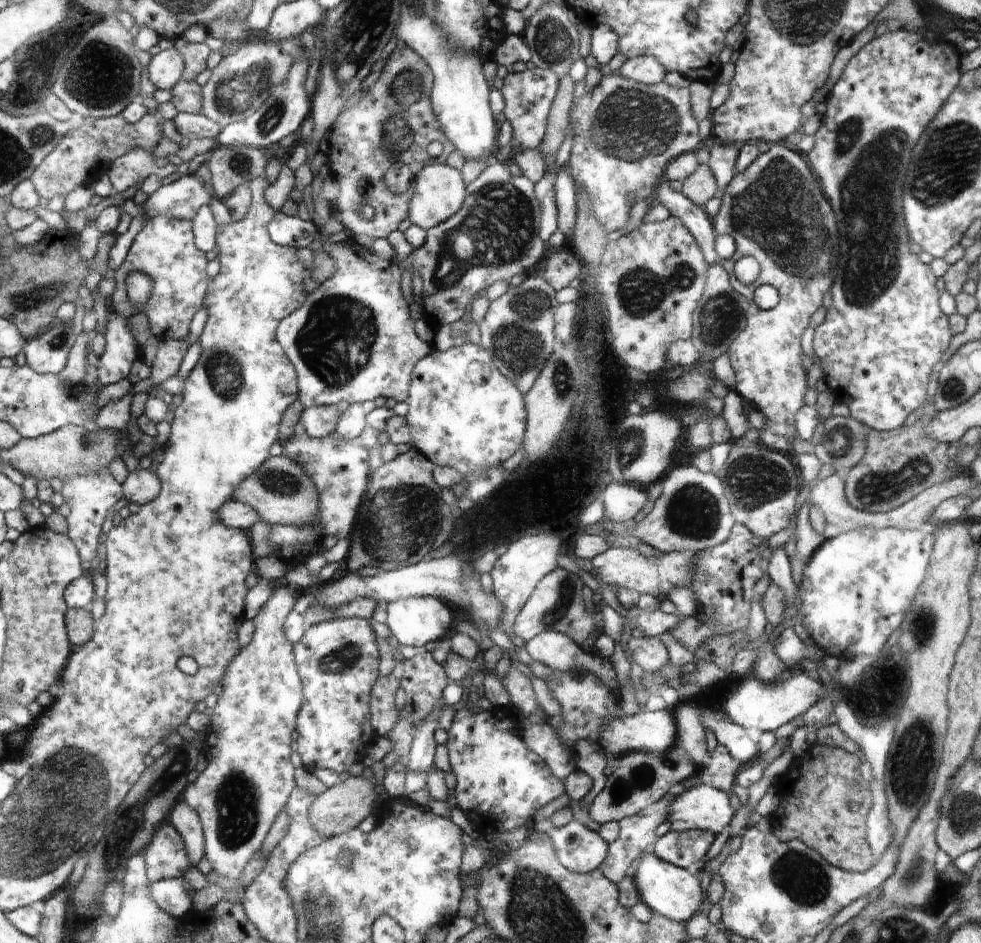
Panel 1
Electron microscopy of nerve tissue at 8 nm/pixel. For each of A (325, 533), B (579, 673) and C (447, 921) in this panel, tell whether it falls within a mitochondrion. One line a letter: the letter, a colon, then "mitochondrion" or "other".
A: other
B: other
C: other

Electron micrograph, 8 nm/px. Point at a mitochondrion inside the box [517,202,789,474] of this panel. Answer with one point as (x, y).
(639, 292)

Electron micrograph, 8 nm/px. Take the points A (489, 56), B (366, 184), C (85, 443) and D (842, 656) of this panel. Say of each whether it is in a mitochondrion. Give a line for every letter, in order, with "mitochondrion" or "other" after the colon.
A: other
B: mitochondrion
C: mitochondrion
D: other

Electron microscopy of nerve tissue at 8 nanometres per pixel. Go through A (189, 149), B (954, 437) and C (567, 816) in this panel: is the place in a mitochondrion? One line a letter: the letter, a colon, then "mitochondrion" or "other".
A: other
B: other
C: other

